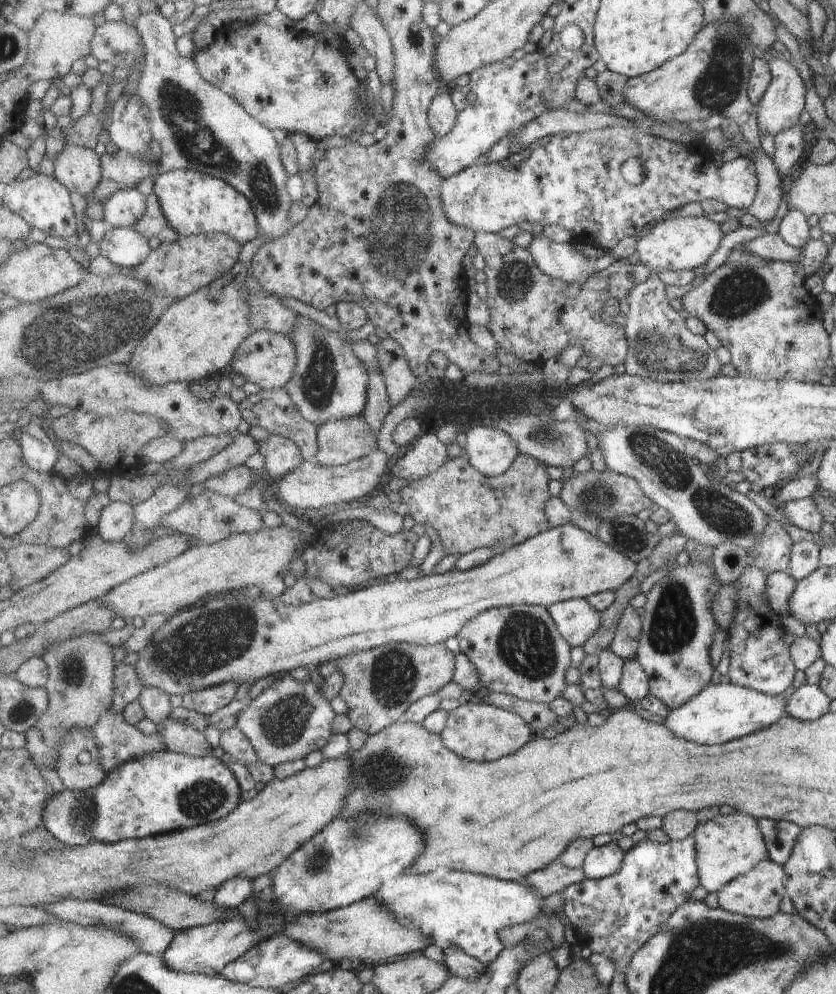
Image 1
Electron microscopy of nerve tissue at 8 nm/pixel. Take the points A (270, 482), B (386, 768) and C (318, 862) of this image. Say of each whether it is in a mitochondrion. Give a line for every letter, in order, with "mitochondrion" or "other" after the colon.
A: other
B: mitochondrion
C: mitochondrion

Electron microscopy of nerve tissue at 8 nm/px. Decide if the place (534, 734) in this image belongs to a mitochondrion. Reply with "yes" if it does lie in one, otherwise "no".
no

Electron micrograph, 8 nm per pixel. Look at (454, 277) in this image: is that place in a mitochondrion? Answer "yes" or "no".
no

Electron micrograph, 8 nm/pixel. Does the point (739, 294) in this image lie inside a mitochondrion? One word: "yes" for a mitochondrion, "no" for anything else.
yes

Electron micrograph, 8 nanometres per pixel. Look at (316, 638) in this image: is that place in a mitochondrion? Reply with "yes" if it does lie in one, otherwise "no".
no

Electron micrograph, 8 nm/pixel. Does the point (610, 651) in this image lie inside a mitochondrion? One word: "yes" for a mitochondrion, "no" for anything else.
no

